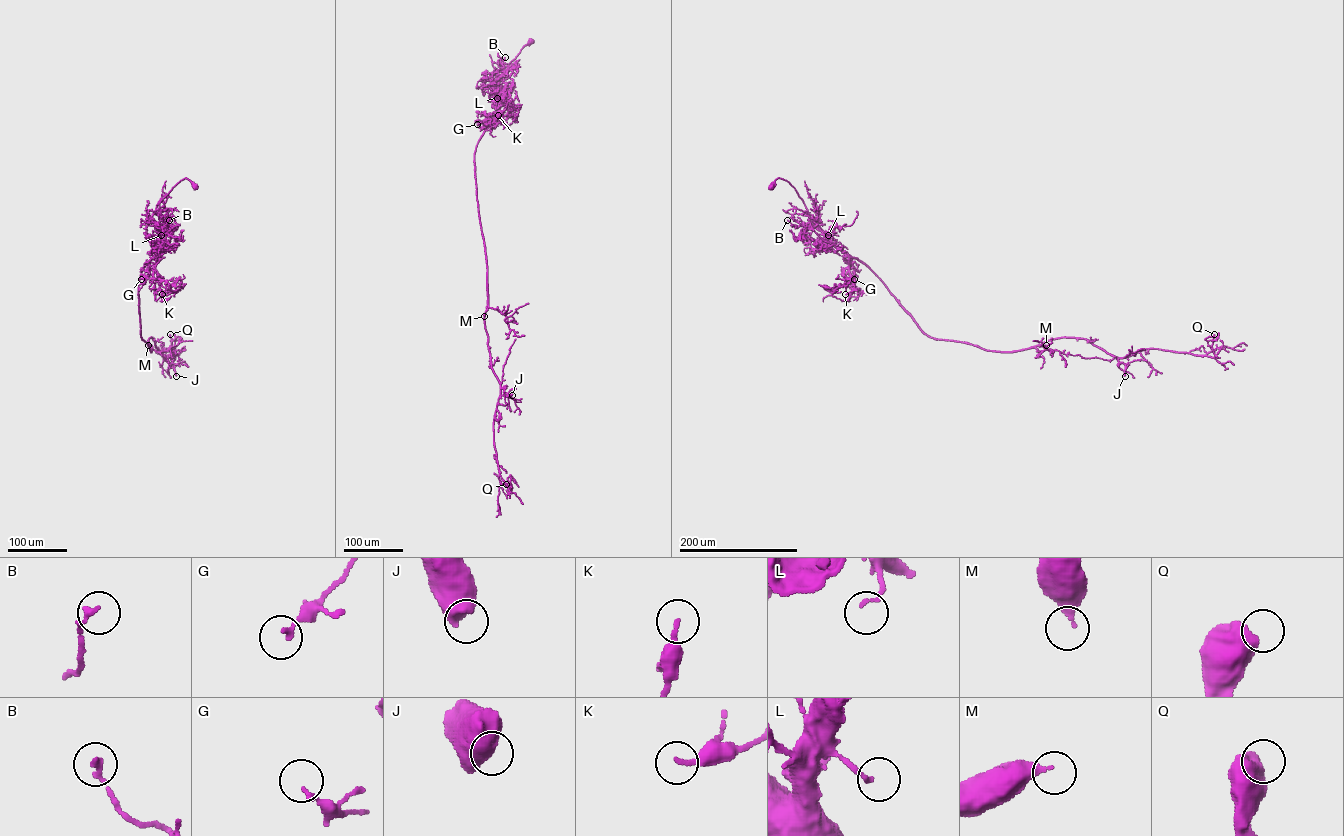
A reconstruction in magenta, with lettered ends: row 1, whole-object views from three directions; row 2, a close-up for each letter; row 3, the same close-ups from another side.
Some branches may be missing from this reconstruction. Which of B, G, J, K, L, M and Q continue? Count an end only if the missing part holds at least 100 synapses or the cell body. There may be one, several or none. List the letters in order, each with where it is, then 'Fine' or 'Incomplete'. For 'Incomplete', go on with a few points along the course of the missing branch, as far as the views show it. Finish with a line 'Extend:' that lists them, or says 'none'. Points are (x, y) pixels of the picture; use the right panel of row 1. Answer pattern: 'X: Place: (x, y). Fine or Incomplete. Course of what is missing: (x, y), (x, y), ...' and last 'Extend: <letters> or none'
B: Place: (787, 220). Fine
G: Place: (854, 279). Fine
J: Place: (1125, 376). Incomplete. Course of what is missing: (1125, 376), (1138, 377), (1144, 384)
K: Place: (845, 294). Fine
L: Place: (828, 235). Fine
M: Place: (1046, 345). Fine
Q: Place: (1214, 334). Fine
Extend: J

